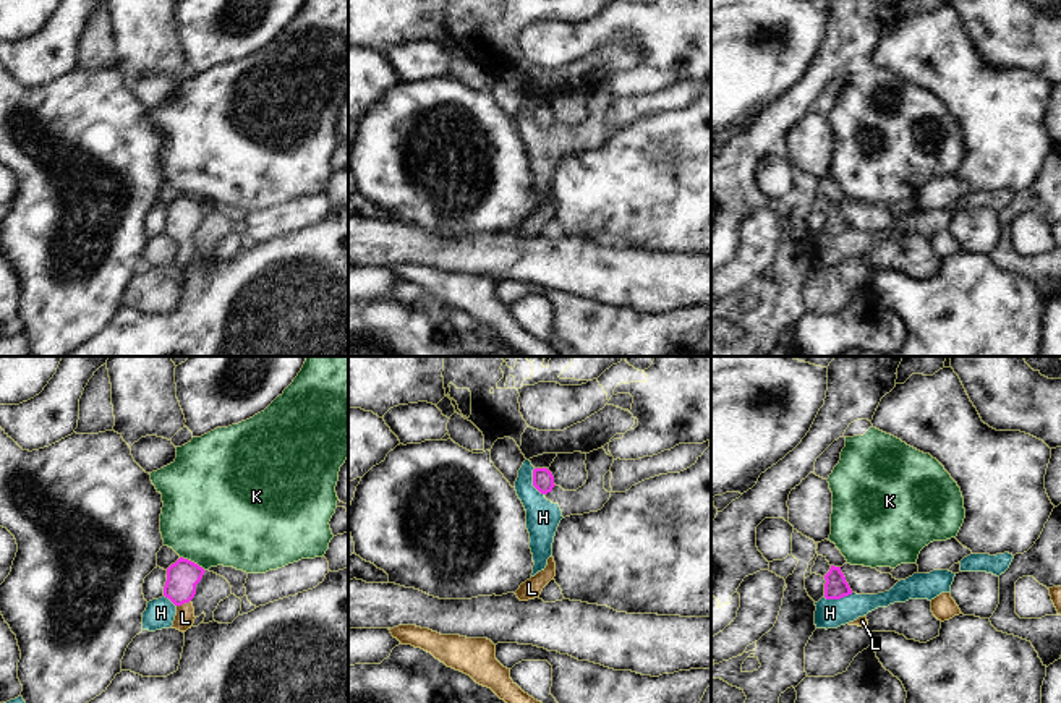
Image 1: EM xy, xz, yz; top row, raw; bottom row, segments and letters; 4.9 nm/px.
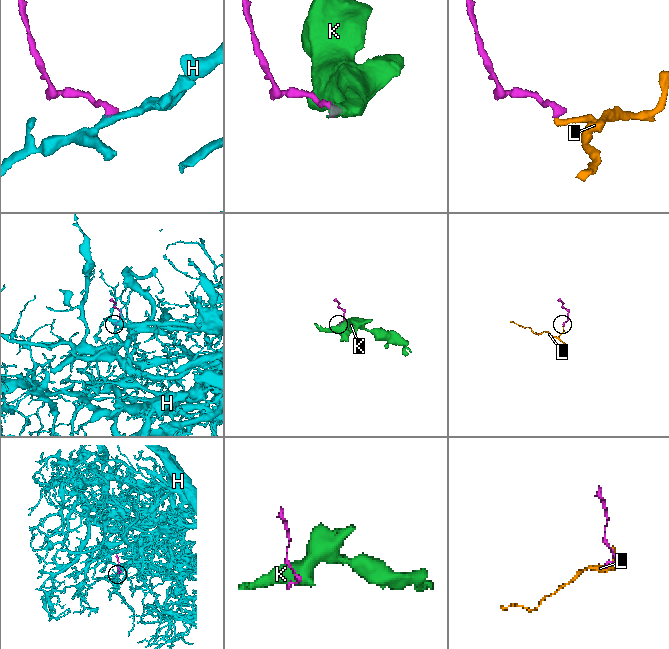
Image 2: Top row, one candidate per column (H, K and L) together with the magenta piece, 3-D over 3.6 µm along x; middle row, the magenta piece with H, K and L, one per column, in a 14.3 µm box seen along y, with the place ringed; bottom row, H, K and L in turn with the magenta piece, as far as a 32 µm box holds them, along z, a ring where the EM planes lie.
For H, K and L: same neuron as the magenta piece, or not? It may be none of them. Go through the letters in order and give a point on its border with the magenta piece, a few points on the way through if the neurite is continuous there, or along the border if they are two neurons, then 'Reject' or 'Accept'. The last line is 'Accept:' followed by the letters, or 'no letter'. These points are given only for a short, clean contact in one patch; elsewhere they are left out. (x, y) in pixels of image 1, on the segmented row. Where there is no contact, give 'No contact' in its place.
H: Touches magenta at yz (838, 598). Boundary: yz (852, 593), (843, 598), (823, 596). Reject
K: Touches magenta at xy (193, 562). Reject
L: Touches magenta at xy (183, 603). Path across: xy (183, 575), (183, 603), (185, 617). Accept
Accept: L

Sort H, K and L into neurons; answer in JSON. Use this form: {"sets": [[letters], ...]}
{"sets": [["H"], ["K"], ["L"]]}

